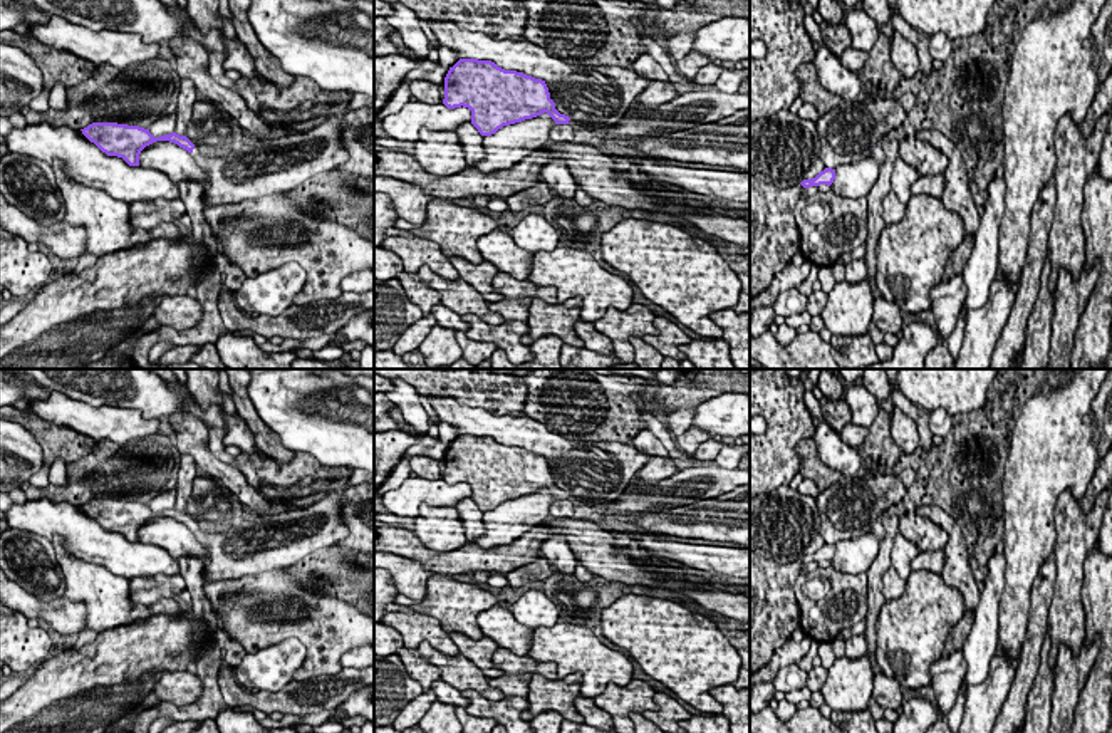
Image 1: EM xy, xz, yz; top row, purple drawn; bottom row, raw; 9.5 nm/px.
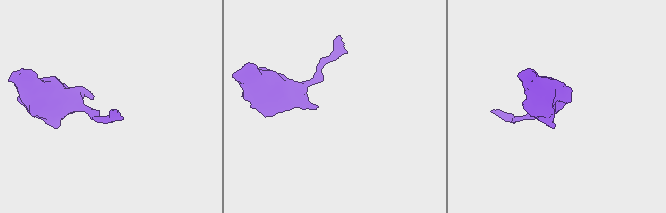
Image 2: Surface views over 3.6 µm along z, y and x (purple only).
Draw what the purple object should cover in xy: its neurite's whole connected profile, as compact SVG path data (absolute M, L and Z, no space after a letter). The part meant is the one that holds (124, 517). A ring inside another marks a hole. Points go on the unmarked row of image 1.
M340 493L329 495L317 503L292 508L288 512L252 513L240 525L235 525L223 533L203 532L196 520L176 508L154 513L149 505L117 498L92 498L81 507L102 528L122 533L129 542L139 542L141 527L156 517L178 520L191 530L208 552L208 562L203 565L201 572L203 580L208 582L233 580L243 575L292 567L304 560L310 552L337 545L349 535L349 527L340 512Z

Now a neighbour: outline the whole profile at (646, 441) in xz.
M649 429L637 433L629 444L636 446L639 451L644 451L649 456L671 458L661 439L656 438Z

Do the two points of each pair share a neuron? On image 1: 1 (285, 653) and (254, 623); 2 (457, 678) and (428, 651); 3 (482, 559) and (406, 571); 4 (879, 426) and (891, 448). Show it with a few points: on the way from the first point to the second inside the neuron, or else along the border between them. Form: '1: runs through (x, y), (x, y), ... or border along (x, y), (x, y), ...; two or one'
1: border along (307, 649), (297, 639), (284, 638), (247, 653); two
2: runs through (450, 671), (435, 658); one
3: border along (391, 552), (418, 561), (433, 574); two
4: runs through (874, 433), (874, 438), (884, 443); one

